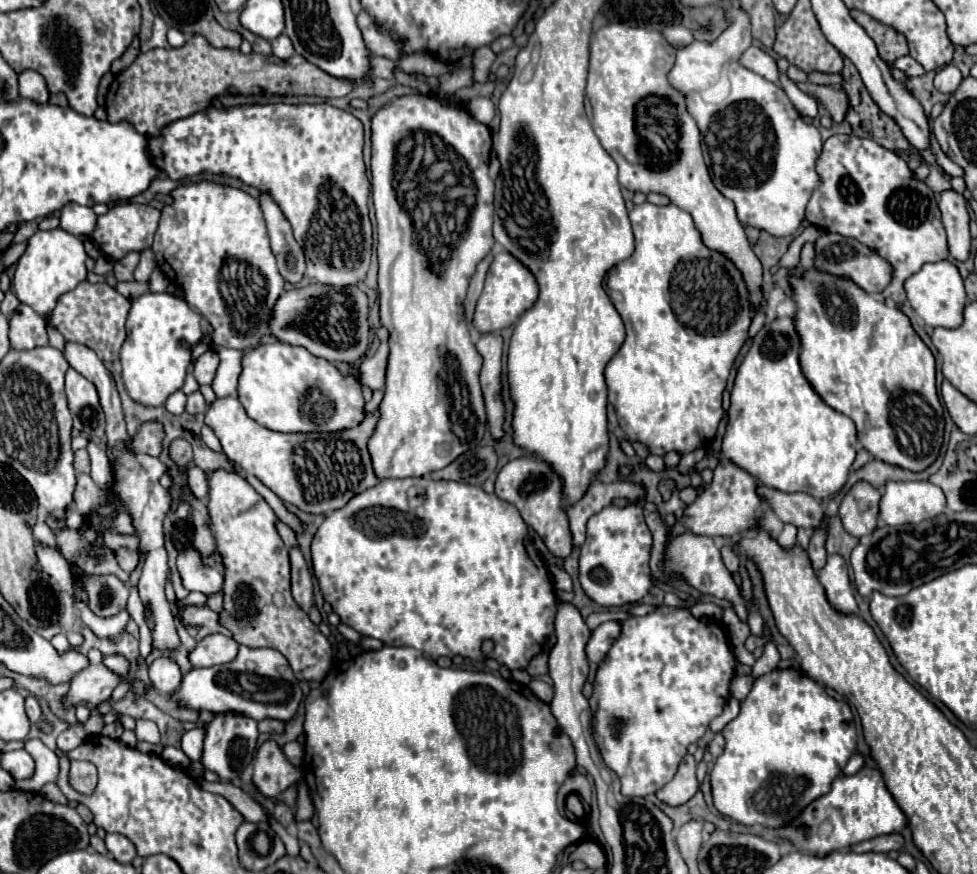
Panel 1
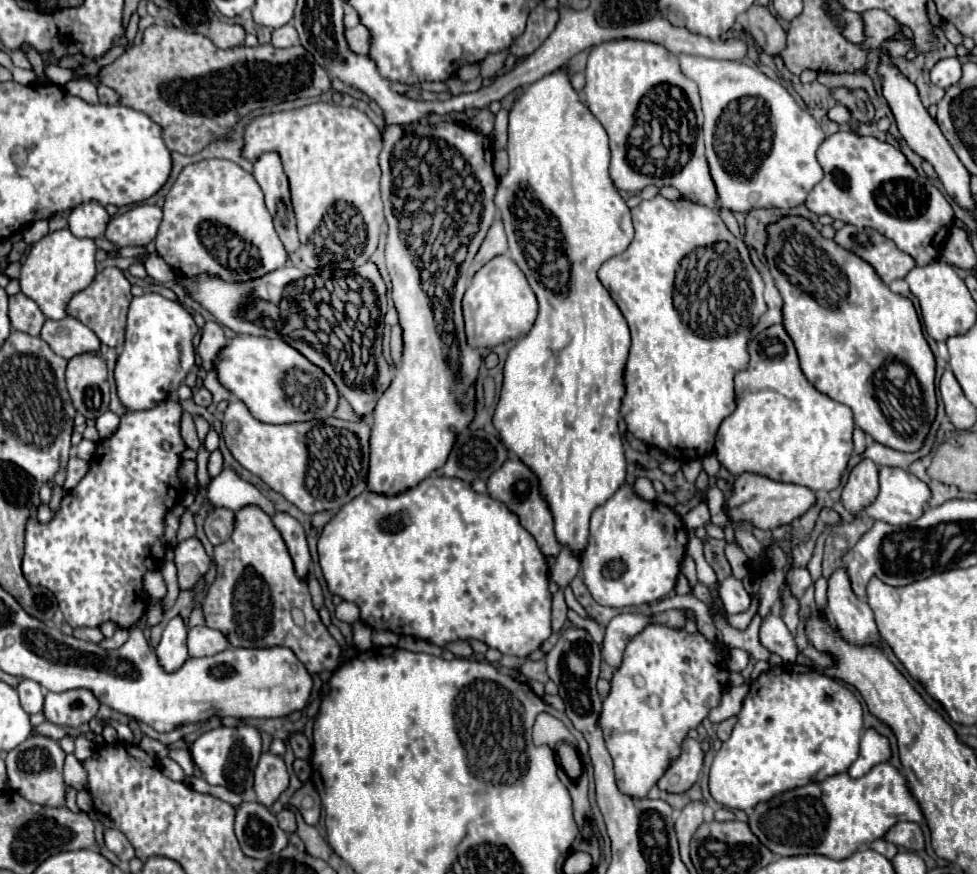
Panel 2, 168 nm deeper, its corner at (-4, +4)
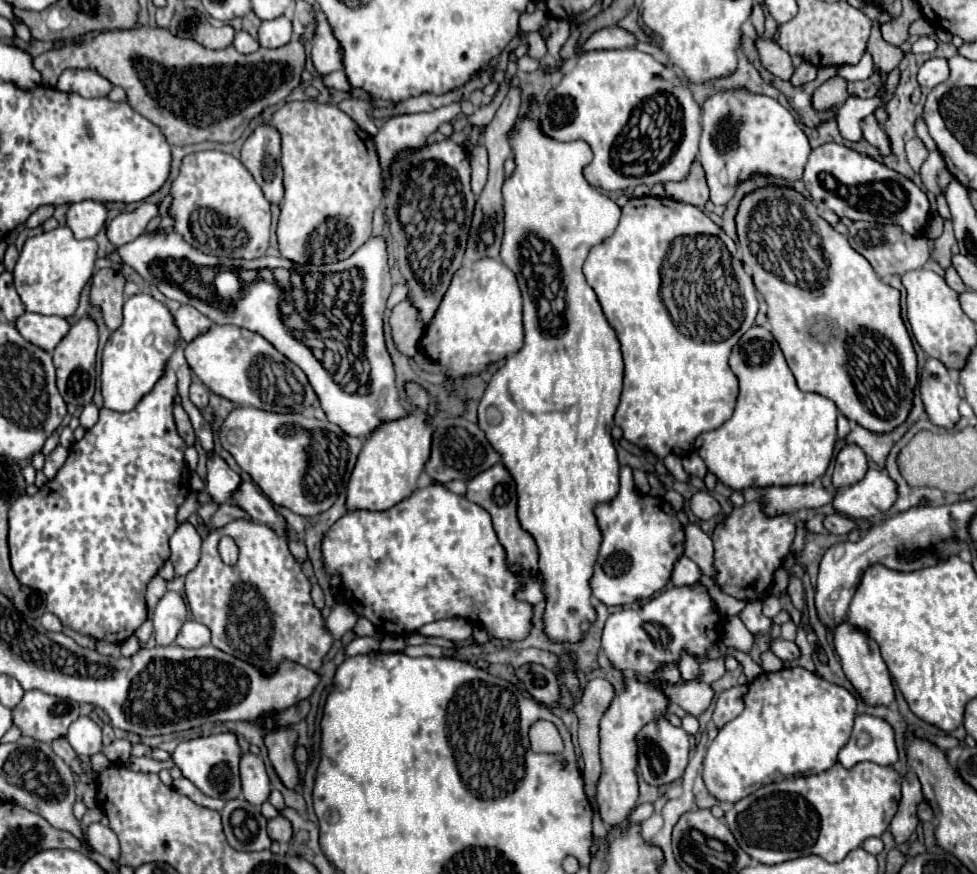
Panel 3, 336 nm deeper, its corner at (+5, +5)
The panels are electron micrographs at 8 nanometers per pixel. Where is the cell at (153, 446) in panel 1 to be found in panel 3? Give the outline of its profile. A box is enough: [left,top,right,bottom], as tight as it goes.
[9,364,189,644]

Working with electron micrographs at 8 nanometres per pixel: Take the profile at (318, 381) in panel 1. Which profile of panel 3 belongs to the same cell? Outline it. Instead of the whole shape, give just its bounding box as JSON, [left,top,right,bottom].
[185,326,315,412]

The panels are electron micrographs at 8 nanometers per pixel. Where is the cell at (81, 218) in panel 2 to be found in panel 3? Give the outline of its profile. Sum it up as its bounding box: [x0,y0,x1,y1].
[67,200,107,238]

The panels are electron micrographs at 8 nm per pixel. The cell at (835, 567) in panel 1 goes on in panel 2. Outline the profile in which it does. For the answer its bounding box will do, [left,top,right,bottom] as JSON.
[826,567,880,645]

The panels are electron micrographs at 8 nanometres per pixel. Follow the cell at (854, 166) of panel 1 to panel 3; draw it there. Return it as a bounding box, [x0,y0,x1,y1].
[803,142,929,236]

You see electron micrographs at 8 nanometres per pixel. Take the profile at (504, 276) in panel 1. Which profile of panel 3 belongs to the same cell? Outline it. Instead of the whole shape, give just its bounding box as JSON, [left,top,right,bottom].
[419,260,523,378]

